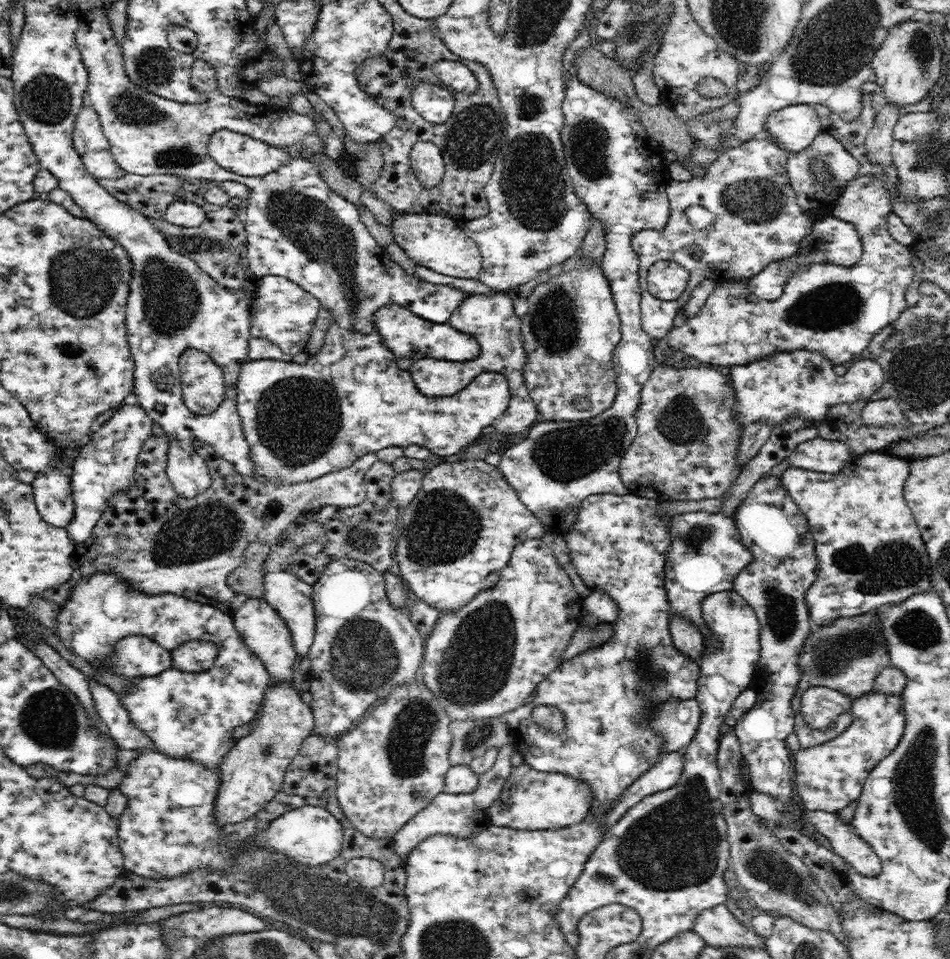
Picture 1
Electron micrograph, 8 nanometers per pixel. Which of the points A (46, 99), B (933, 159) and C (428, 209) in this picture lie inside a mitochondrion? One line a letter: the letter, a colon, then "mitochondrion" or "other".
A: mitochondrion
B: mitochondrion
C: other

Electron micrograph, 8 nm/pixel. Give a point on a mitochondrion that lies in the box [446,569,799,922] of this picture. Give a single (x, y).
(676, 845)

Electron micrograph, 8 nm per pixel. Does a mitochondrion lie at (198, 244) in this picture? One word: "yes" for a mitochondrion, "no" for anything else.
yes

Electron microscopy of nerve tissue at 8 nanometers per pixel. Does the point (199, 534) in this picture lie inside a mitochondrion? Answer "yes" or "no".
yes

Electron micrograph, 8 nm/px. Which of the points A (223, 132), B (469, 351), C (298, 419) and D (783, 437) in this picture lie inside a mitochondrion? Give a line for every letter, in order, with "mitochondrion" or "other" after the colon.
A: other
B: other
C: mitochondrion
D: other

